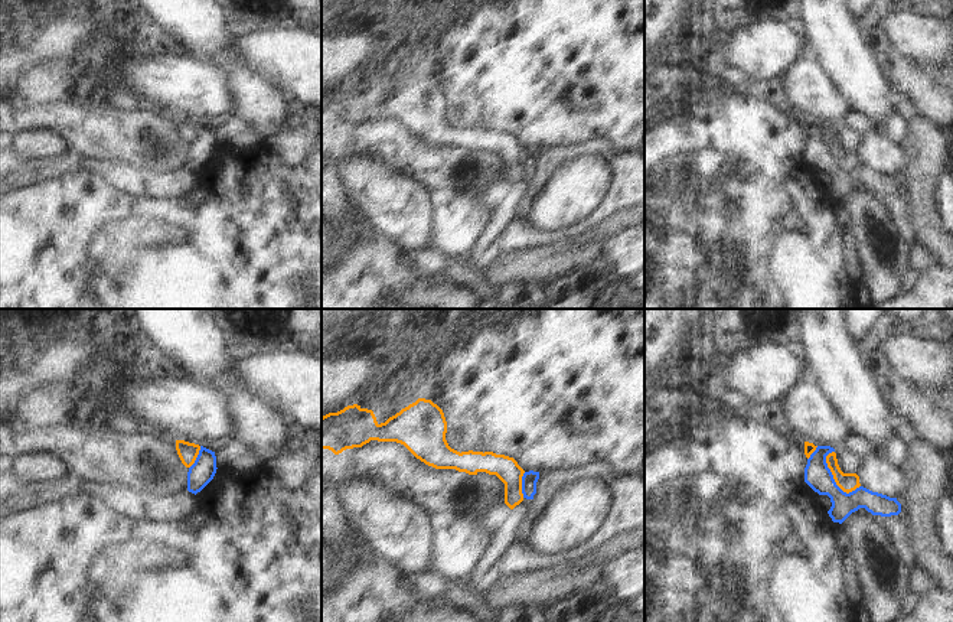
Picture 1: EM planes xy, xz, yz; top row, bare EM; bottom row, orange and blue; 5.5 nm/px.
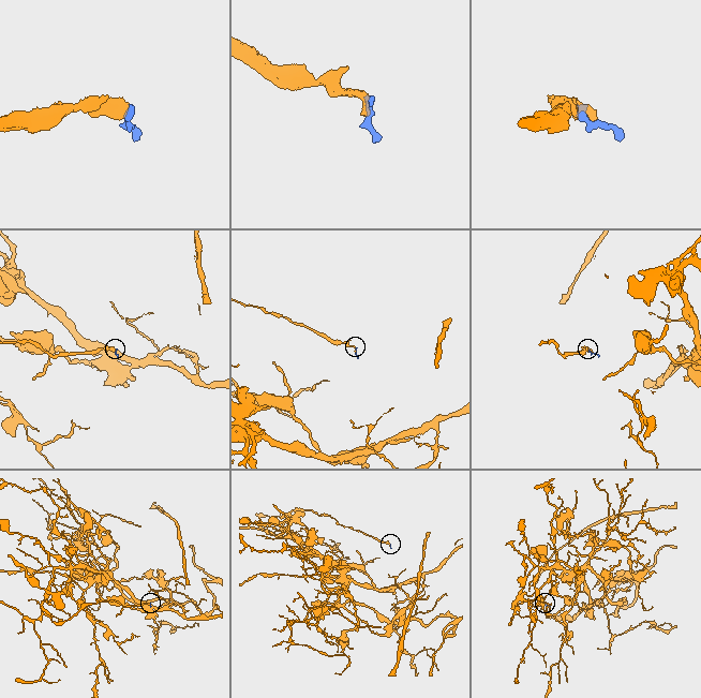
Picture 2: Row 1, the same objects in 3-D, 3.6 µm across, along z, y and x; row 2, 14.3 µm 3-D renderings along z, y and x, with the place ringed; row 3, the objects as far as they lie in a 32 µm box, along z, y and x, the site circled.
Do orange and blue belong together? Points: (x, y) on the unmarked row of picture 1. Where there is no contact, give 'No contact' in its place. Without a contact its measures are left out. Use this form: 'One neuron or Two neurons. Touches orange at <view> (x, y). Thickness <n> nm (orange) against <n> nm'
Two neurons. Touches orange at yz (832, 150). Thickness 110 nm (orange) against 150 nm

